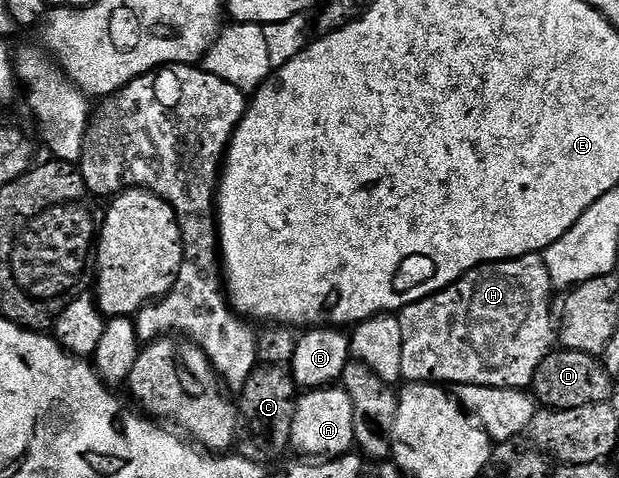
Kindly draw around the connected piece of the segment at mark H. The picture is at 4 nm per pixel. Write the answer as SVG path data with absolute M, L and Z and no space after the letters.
M532 252L526 256L516 256L513 260L496 260L494 264L481 264L472 268L467 275L449 288L436 292L433 296L423 298L411 306L401 309L399 319L403 326L403 370L401 380L415 384L440 384L456 386L458 384L474 384L475 386L495 386L496 388L528 389L533 383L535 374L546 356L554 351L559 332L555 327L555 312L549 309L549 292L553 288L551 274L547 272L544 255Z

